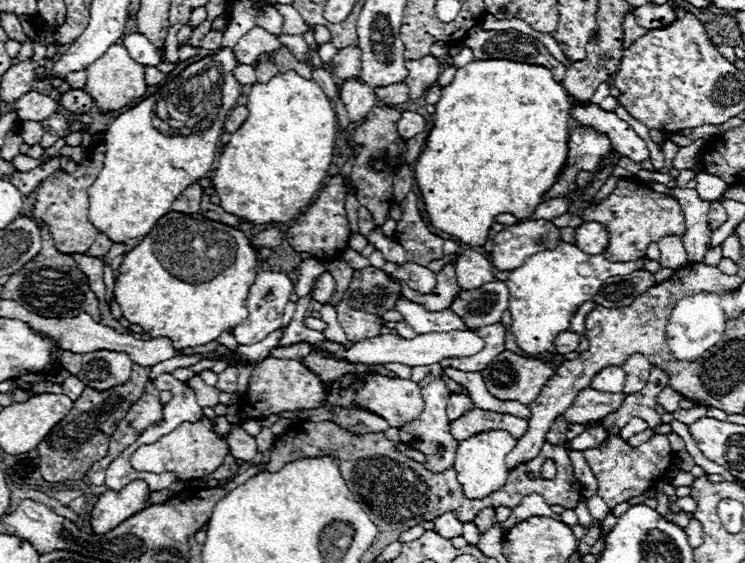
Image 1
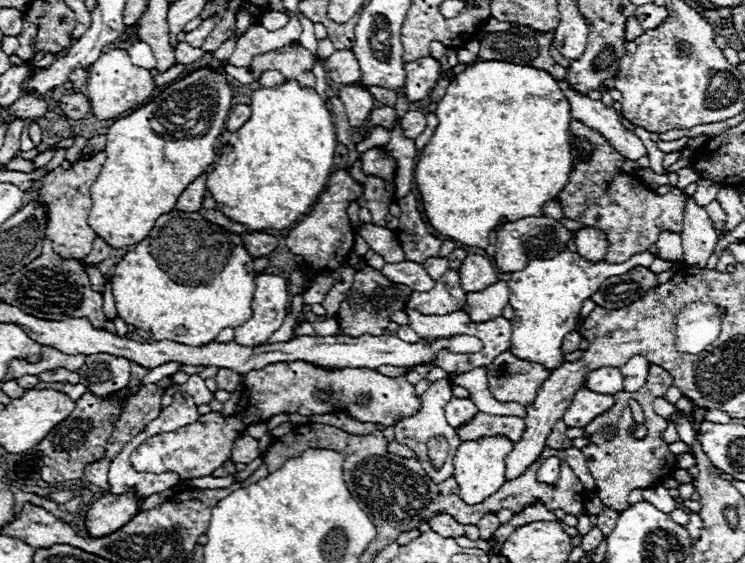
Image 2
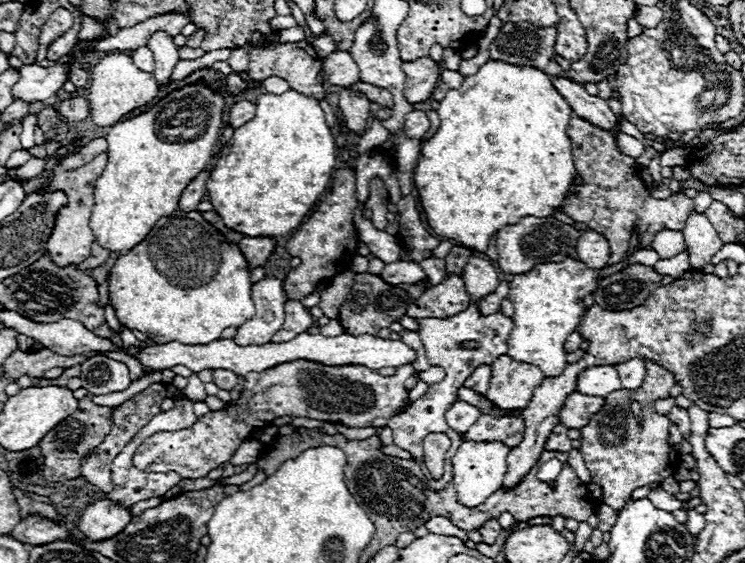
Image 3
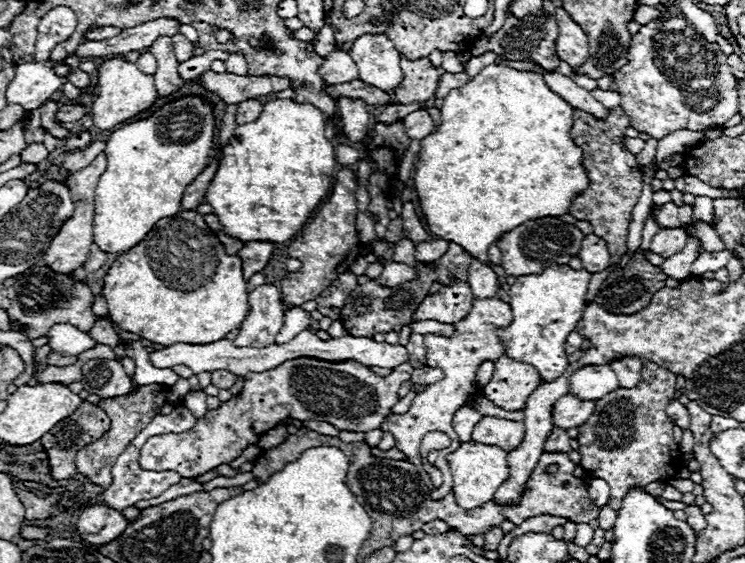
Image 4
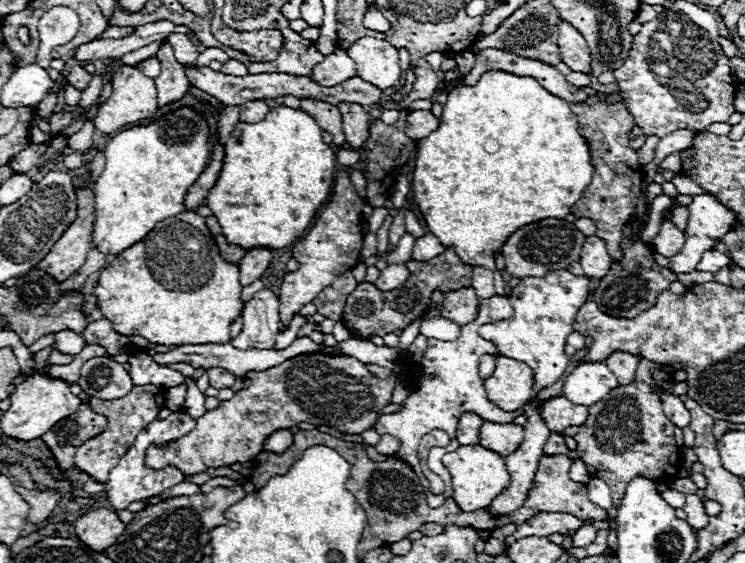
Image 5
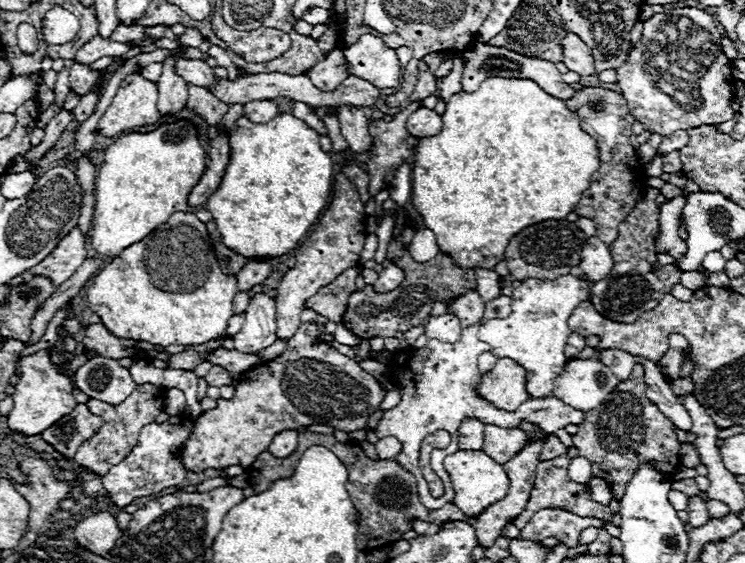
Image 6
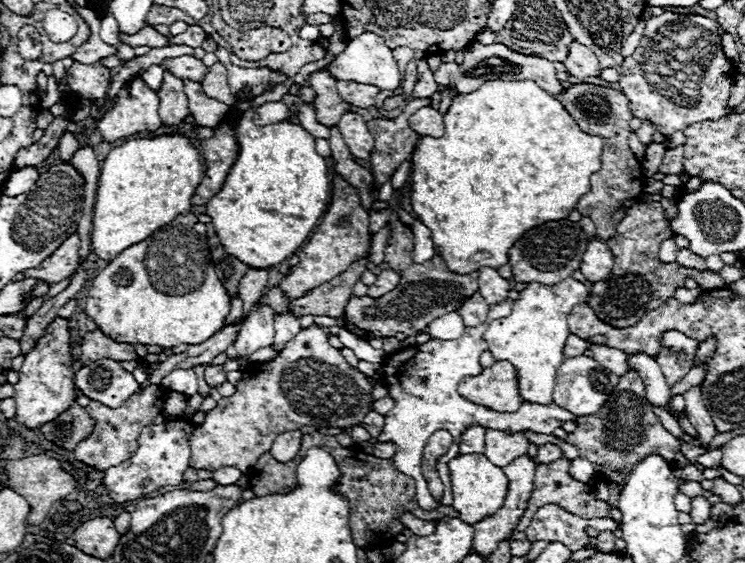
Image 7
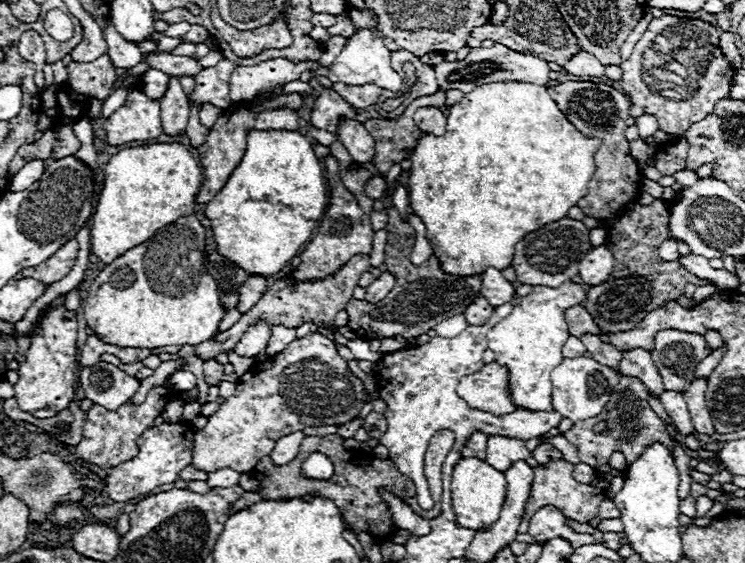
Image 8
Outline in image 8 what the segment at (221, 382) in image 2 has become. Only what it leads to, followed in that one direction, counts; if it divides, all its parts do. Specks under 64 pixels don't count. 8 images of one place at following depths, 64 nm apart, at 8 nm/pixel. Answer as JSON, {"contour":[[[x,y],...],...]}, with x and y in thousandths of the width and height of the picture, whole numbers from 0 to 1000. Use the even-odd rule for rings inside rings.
{"contour":[[[282,636],[282,639],[274,643],[274,675],[277,675],[279,686],[293,682],[298,675],[298,668],[301,668],[301,661],[298,661],[295,643],[290,643],[287,636]]]}

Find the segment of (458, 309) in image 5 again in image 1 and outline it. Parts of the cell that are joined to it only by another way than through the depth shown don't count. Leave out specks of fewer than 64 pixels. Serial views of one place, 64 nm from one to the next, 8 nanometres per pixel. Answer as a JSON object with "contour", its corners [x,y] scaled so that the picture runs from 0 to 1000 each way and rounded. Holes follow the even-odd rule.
{"contour":[[[607,469],[596,472],[596,480],[588,487],[588,504],[580,515],[580,522],[564,522],[553,515],[542,499],[523,488],[521,492],[525,499],[537,504],[541,526],[553,536],[566,540],[572,551],[580,551],[580,554],[601,551],[604,540],[609,536],[609,529],[617,519],[617,508],[615,508],[615,497],[612,497],[612,483],[609,483]]]}

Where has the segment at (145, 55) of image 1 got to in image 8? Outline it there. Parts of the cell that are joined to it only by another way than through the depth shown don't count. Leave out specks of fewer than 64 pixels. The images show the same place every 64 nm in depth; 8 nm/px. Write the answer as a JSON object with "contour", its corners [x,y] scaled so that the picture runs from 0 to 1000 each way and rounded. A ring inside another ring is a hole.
{"contour":[[[199,121],[188,142],[193,142],[193,167],[204,178],[215,178],[226,160],[228,135],[220,128],[209,128],[207,121]]]}

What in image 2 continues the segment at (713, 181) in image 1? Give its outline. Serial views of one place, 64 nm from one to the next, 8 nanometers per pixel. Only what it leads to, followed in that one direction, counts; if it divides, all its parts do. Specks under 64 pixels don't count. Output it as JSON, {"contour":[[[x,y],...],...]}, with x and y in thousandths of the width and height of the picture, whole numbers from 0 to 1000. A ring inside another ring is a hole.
{"contour":[[[940,316],[940,320],[937,320],[937,337],[934,337],[934,345],[932,345],[934,362],[950,366],[956,355],[961,355],[961,345],[964,345],[966,334],[969,334],[966,327],[956,327],[956,320]]]}

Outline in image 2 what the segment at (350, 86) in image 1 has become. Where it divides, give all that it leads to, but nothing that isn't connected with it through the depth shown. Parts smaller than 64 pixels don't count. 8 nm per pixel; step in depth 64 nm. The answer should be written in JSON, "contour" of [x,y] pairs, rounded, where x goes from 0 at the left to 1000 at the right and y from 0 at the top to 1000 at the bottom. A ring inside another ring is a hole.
{"contour":[[[467,149],[467,153],[456,156],[454,174],[459,178],[459,185],[464,192],[470,224],[486,227],[499,199],[499,192],[502,192],[499,167],[494,167],[494,160],[483,149]]]}

